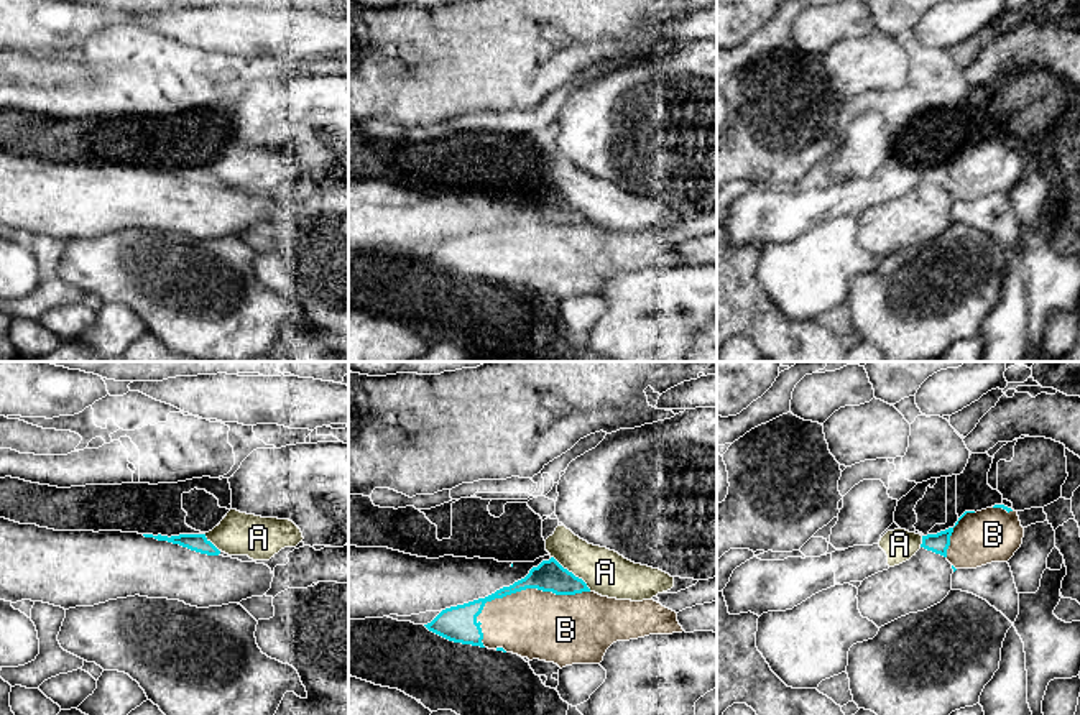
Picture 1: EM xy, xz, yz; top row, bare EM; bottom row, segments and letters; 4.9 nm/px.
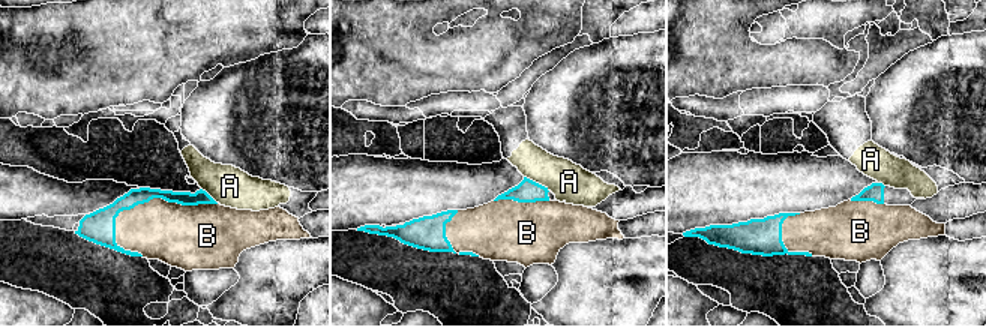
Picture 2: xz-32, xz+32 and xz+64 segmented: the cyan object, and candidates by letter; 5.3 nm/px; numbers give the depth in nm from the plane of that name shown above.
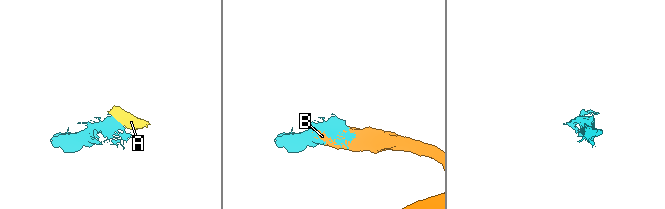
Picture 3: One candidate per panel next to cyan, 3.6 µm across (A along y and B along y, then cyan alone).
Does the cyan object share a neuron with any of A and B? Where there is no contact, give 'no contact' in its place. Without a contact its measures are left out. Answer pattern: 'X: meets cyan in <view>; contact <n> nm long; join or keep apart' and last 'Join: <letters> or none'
A: meets cyan in xz; contact 260 nm long; keep apart
B: meets cyan in xz; contact 600 nm long; join
Join: B

